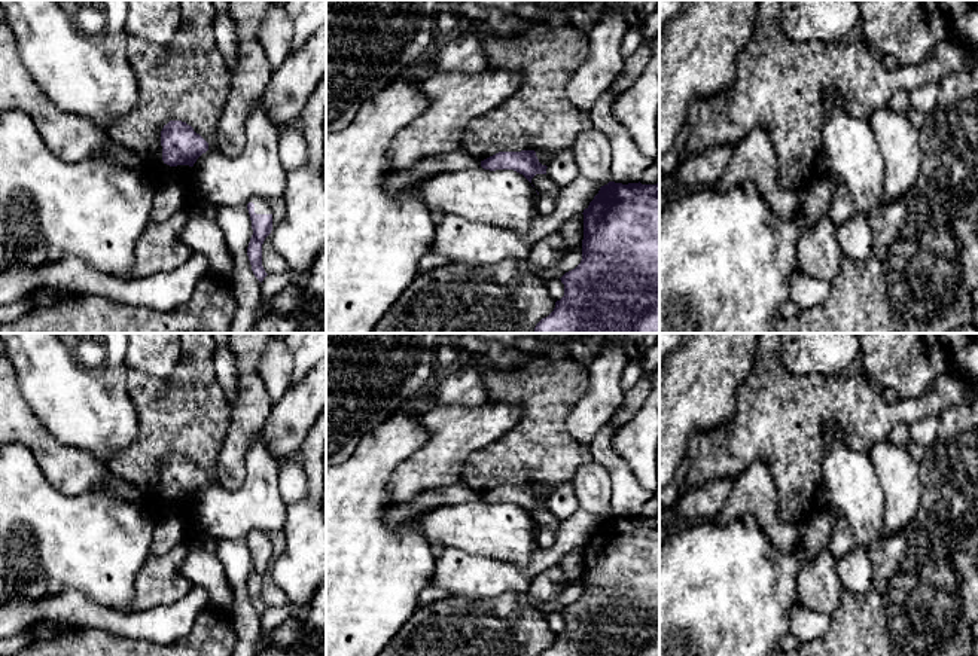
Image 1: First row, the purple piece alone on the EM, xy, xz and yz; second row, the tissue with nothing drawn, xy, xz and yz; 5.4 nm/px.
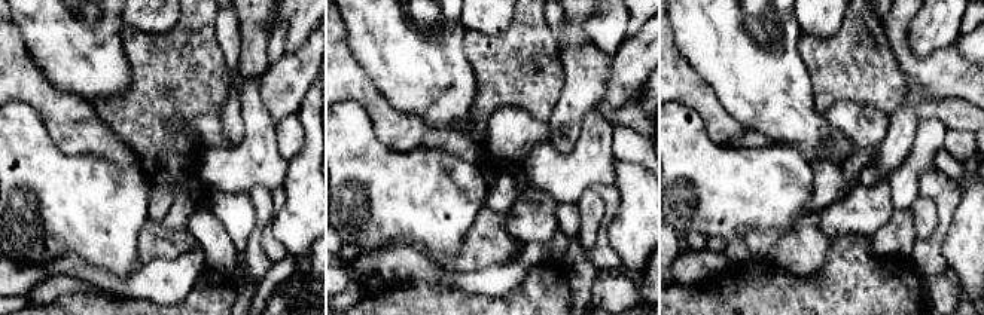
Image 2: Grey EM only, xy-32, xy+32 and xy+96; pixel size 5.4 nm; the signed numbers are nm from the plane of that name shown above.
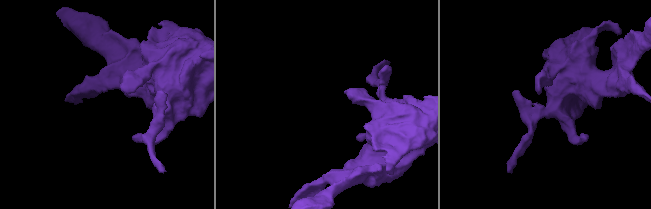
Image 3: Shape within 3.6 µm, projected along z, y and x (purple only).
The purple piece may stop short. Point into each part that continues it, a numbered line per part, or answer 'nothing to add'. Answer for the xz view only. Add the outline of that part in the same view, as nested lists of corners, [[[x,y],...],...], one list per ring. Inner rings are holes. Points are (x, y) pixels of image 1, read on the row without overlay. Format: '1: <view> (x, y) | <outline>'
nothing to add

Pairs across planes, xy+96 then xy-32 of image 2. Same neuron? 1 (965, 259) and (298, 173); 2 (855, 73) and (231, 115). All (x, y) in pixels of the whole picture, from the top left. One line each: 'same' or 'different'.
1: same
2: different

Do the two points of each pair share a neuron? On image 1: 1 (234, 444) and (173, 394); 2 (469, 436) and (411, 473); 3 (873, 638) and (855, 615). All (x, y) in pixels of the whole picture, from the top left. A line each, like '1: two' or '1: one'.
1: two
2: one
3: one

